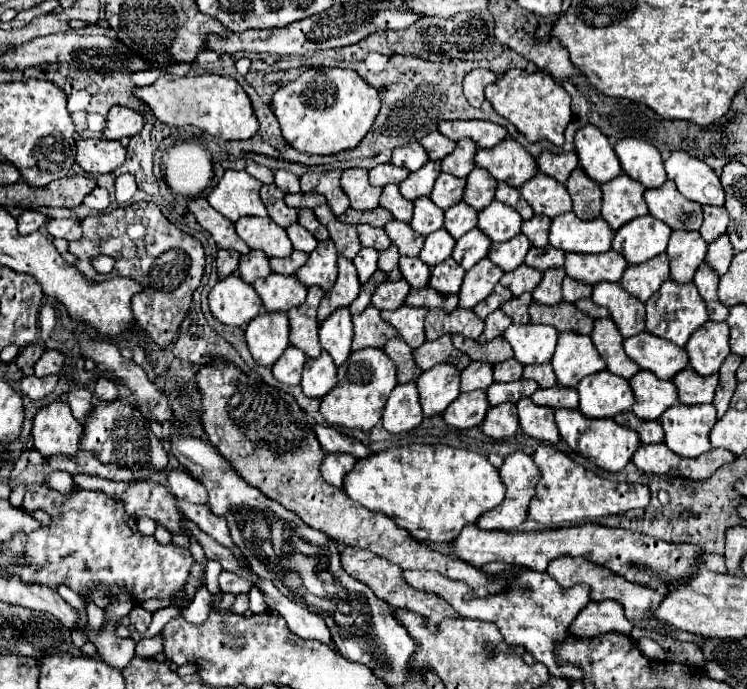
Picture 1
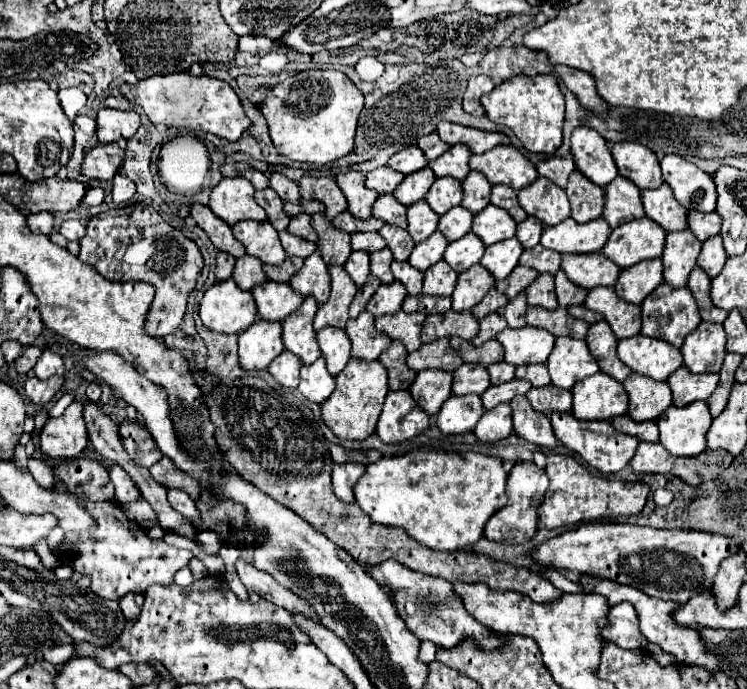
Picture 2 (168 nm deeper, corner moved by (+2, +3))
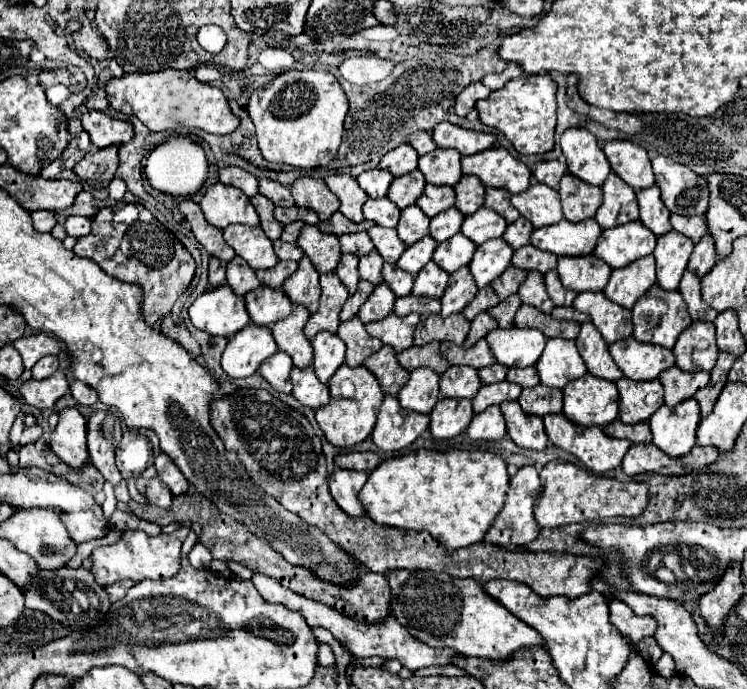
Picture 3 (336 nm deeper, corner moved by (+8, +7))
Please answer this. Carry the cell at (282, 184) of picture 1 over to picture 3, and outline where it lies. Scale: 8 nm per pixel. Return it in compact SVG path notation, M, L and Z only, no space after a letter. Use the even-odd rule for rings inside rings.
M260 179L260 193L264 197L268 197L278 207L294 207L290 187L286 187L286 185L280 185L280 183L270 181L270 179Z

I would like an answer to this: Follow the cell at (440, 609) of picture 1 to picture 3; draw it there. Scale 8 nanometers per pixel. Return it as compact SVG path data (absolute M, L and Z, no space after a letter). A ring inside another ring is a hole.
M408 569L386 575L392 589L392 615L416 639L430 647L452 647L464 657L490 661L510 659L518 649L546 649L540 633L514 617L506 607L500 607L476 579L454 579L448 573Z

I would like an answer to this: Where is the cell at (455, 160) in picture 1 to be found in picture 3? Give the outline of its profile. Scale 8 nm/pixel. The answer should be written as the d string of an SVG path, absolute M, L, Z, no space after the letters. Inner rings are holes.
M436 149L428 155L422 155L418 159L418 169L422 171L426 183L432 183L432 185L454 187L462 177L460 155L448 149Z

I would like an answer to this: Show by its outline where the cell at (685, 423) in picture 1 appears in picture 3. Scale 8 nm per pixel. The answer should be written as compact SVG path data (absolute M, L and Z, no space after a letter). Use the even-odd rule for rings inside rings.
M688 399L676 407L662 405L648 421L652 443L670 457L682 457L696 445L696 427L700 423L700 407Z

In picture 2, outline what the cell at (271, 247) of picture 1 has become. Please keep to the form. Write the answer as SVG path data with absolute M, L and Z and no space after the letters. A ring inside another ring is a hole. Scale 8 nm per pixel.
M238 221L234 227L234 237L246 247L248 255L258 257L262 263L278 265L286 259L286 251L280 245L278 231L270 221Z

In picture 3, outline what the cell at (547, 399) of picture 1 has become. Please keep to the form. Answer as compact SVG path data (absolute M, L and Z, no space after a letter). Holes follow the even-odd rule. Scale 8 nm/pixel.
M536 385L530 389L522 389L518 403L526 413L540 415L540 417L548 413L560 413L562 411L562 391Z

